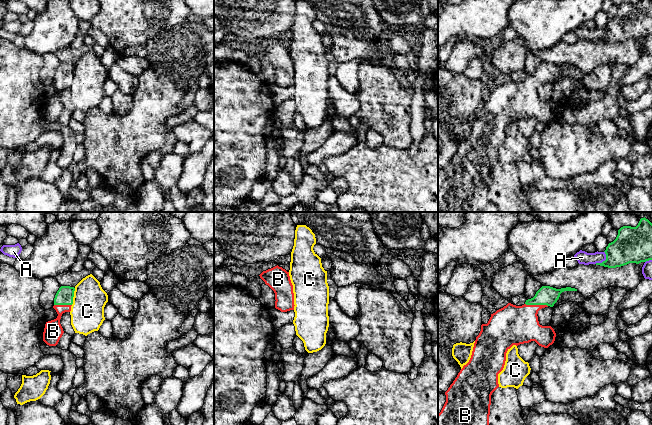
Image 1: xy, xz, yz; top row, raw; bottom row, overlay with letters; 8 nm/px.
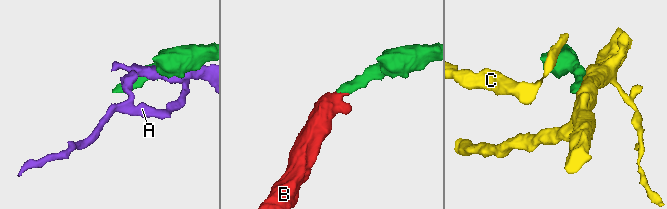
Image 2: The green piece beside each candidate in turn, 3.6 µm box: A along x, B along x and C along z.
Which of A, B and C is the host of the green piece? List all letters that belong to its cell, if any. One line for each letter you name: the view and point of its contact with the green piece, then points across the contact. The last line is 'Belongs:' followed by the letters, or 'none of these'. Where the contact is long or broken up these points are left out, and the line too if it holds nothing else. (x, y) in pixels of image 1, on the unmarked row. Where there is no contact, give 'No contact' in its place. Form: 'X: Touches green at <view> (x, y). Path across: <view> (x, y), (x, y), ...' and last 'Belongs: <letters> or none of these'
B: Touches green at yz (536, 80)
Belongs: B

